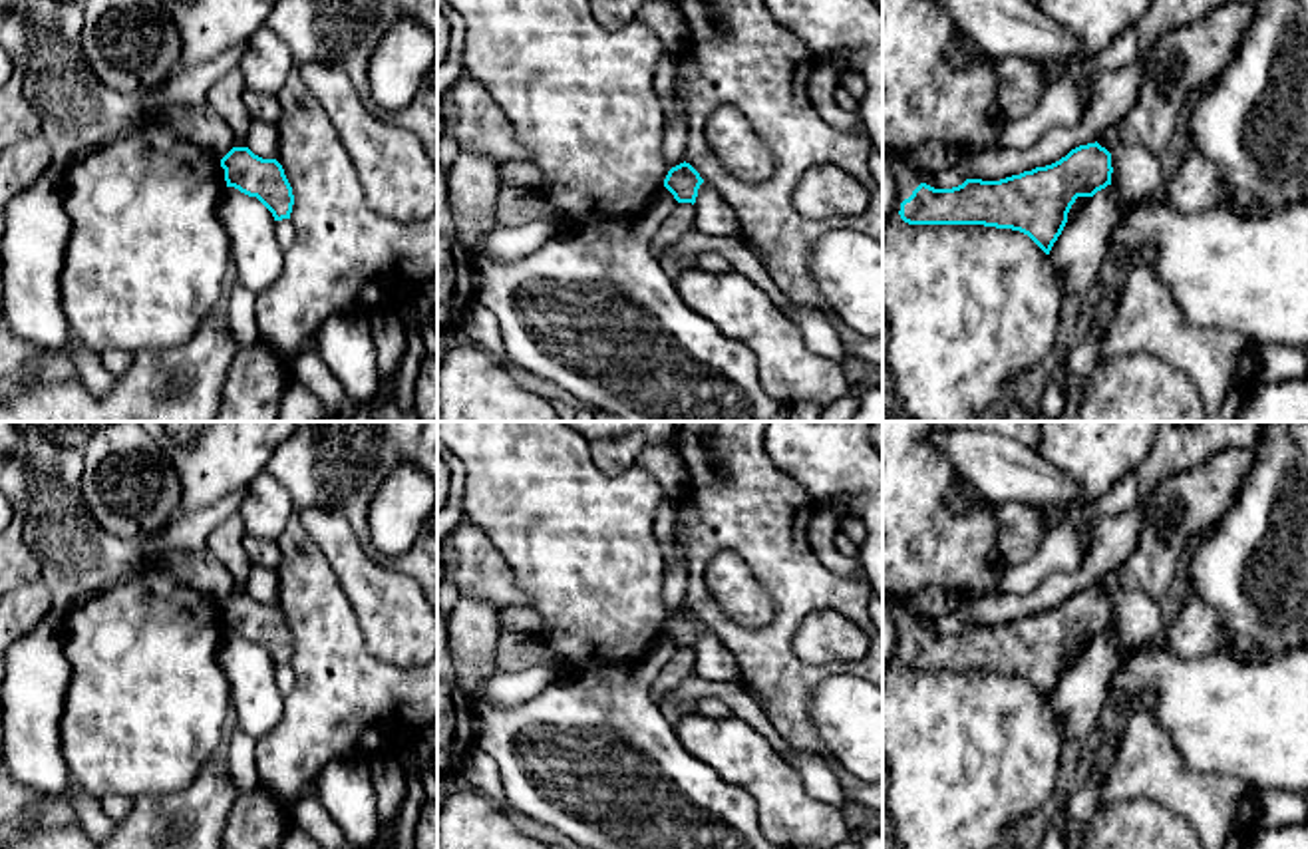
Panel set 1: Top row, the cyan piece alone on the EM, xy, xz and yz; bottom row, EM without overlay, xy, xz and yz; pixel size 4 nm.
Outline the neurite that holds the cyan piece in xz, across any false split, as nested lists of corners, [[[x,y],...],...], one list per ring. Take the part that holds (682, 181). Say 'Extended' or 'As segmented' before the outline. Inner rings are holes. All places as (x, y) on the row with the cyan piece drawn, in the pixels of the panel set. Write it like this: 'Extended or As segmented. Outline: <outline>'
As segmented. Outline: [[[690,163],[672,167],[664,179],[664,187],[674,195],[678,203],[696,203],[698,189],[704,183],[700,173]]]

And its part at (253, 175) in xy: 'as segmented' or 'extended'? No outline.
as segmented

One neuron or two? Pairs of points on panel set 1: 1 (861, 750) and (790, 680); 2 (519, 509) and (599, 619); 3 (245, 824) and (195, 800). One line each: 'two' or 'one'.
1: two
2: one
3: two

